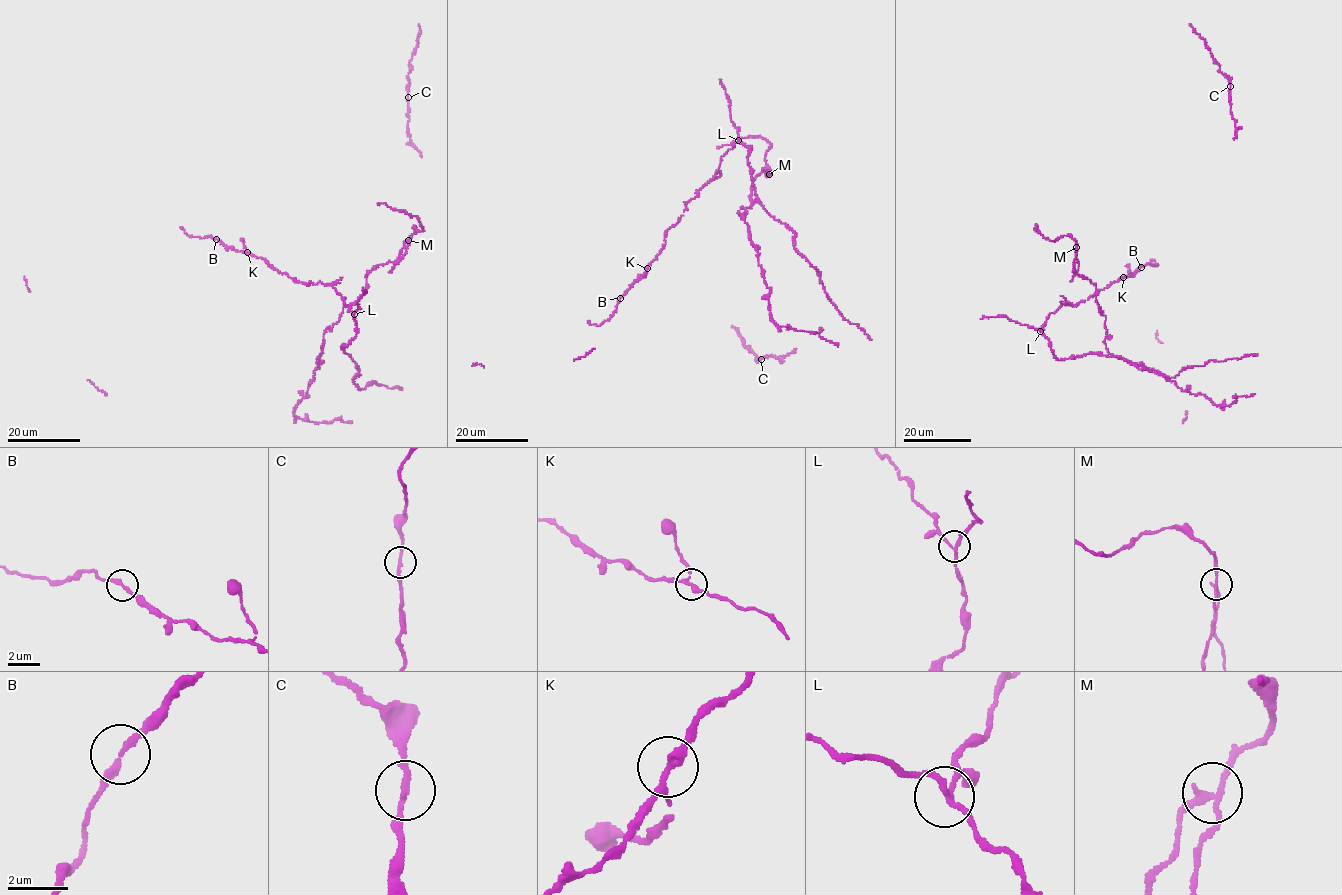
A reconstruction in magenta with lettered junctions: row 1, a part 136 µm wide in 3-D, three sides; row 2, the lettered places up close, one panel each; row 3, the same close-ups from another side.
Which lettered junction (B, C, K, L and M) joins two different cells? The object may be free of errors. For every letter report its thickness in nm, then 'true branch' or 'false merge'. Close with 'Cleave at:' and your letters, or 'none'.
B: calibre 240 nm; true branch
C: calibre 180 nm; true branch
K: calibre 180 nm; true branch
L: calibre 170 nm; true branch
M: calibre 180 nm; false merge
Cleave at: M

